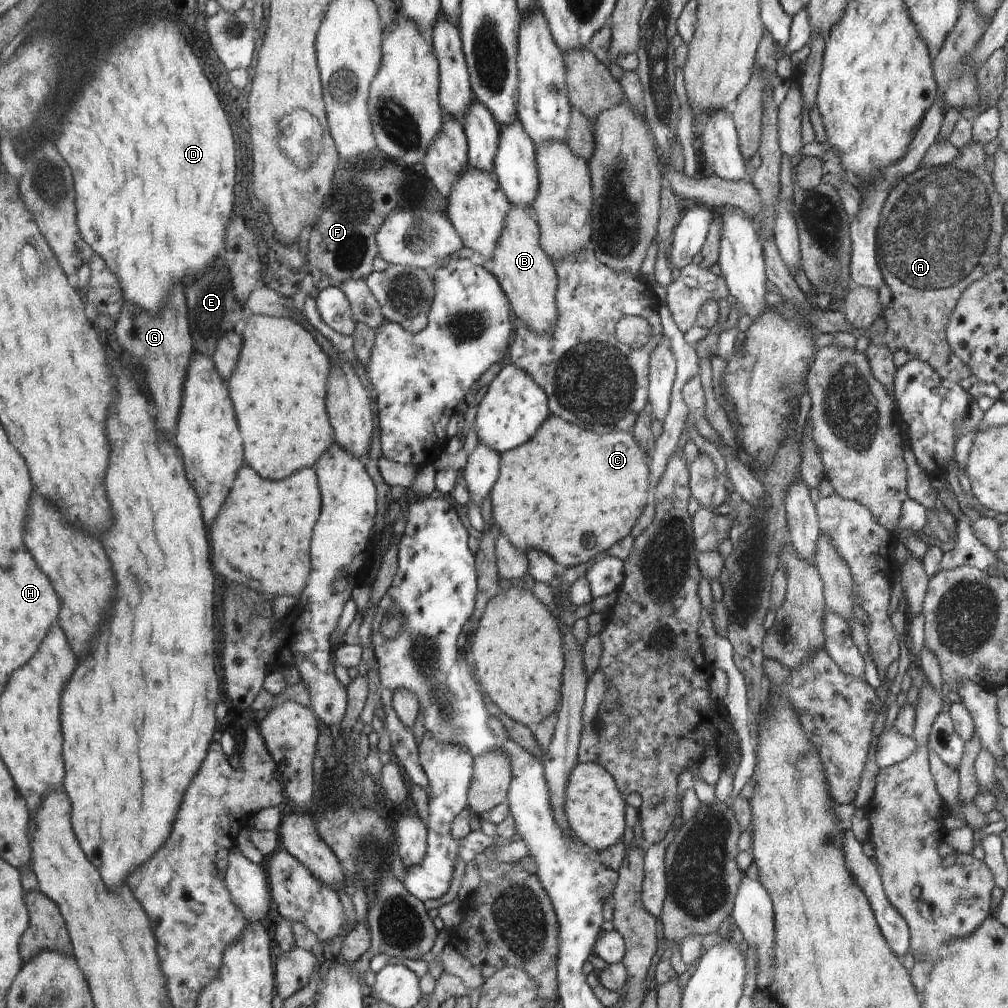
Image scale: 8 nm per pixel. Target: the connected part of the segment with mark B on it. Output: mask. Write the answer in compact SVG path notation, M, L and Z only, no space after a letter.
M510 204L509 209L510 218L506 218L505 222L506 234L502 234L502 242L499 242L498 254L493 254L494 258L491 258L491 273L497 275L498 282L501 282L502 290L509 295L516 318L525 322L532 330L545 333L552 330L557 322L556 294L560 280L557 278L556 264L541 246L541 229L532 213L532 208L528 205Z

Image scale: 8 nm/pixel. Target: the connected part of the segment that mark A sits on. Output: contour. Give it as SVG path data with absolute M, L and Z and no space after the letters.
M972 141L967 147L958 151L958 158L955 158L951 163L945 166L934 165L925 168L918 168L912 174L905 176L887 196L886 202L881 210L879 225L876 231L875 239L877 240L877 260L879 262L880 272L883 274L883 282L886 282L888 288L892 291L892 299L889 305L885 308L883 319L887 324L887 329L883 334L883 345L889 348L893 353L904 348L915 356L922 359L924 362L930 363L930 366L943 378L954 382L960 382L964 378L968 378L973 374L970 367L963 363L949 347L948 339L946 338L946 329L948 328L949 318L960 298L960 295L970 284L976 282L979 278L985 276L992 270L998 268L998 244L1004 232L1004 213L1002 206L1004 202L1000 200L998 191L992 186L992 178L990 174L984 170L984 145Z

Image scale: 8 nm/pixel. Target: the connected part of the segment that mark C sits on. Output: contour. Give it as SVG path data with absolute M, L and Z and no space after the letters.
M553 416L532 440L500 456L499 477L490 494L494 522L516 548L545 552L561 569L589 564L613 544L634 534L642 514L646 514L646 506L655 497L646 454L632 432L597 433Z

